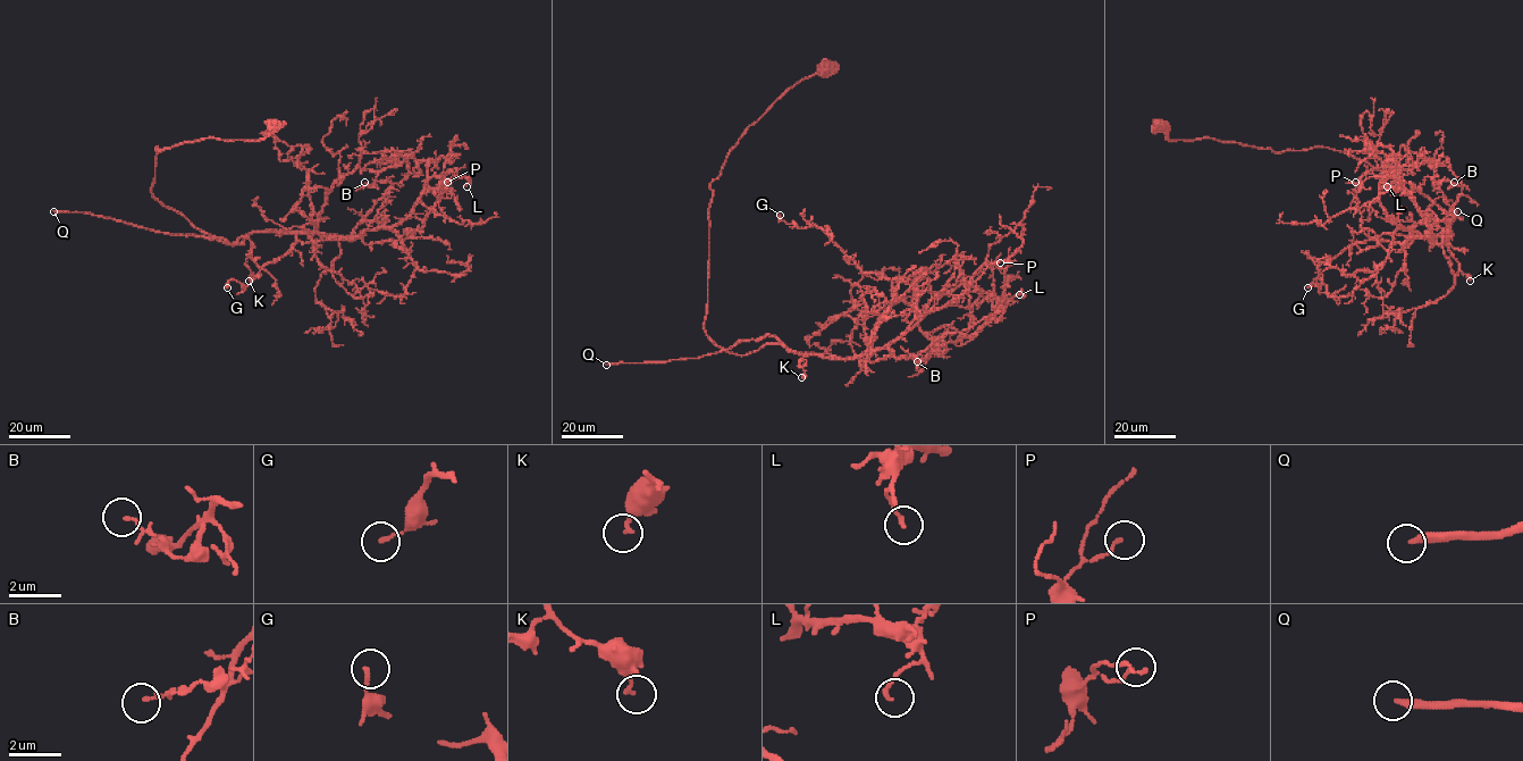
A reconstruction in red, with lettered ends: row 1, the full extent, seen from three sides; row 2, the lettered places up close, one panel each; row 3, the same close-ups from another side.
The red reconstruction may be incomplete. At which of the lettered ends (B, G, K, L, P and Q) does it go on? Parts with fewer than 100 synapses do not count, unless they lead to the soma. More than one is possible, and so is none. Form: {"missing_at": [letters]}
{"missing_at": ["Q"]}

